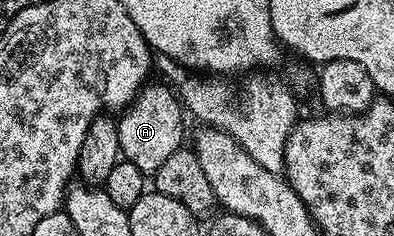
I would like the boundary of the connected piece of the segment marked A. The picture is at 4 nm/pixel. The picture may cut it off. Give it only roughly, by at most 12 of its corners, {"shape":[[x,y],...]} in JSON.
{"shape":[[143,86],[117,119],[122,158],[147,176],[183,149],[182,103]]}

